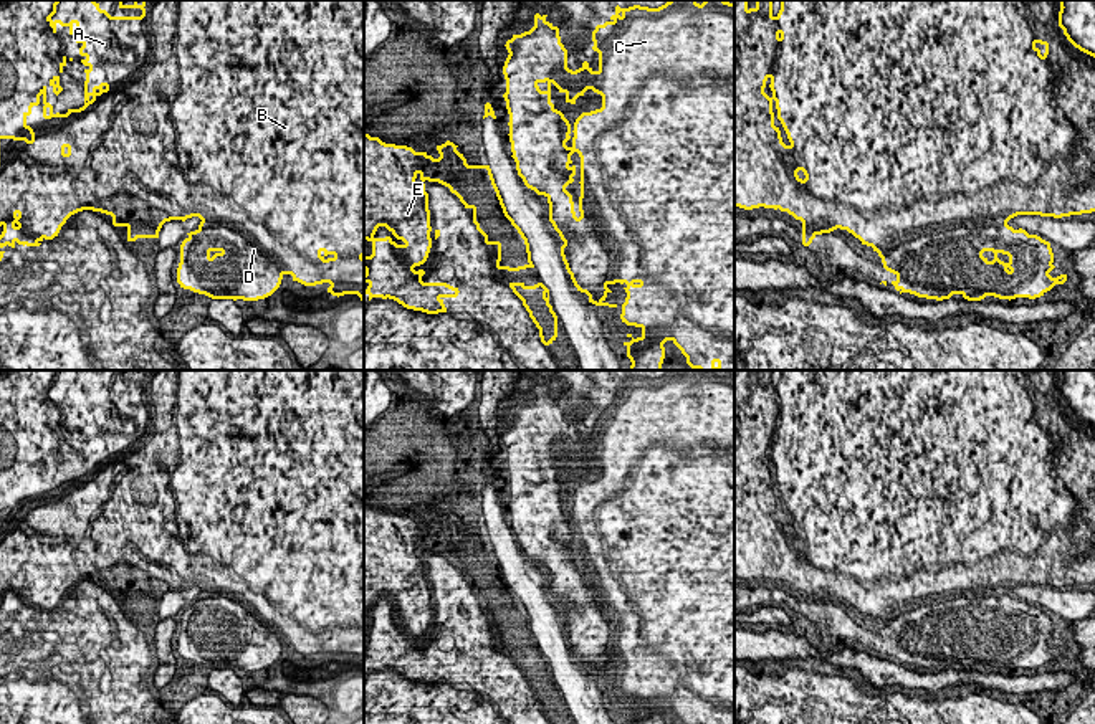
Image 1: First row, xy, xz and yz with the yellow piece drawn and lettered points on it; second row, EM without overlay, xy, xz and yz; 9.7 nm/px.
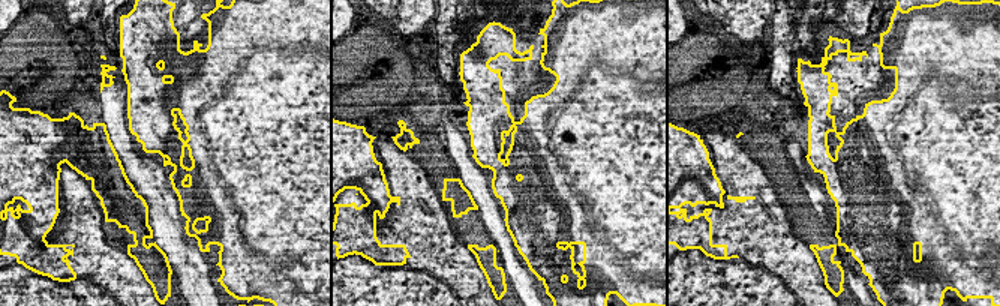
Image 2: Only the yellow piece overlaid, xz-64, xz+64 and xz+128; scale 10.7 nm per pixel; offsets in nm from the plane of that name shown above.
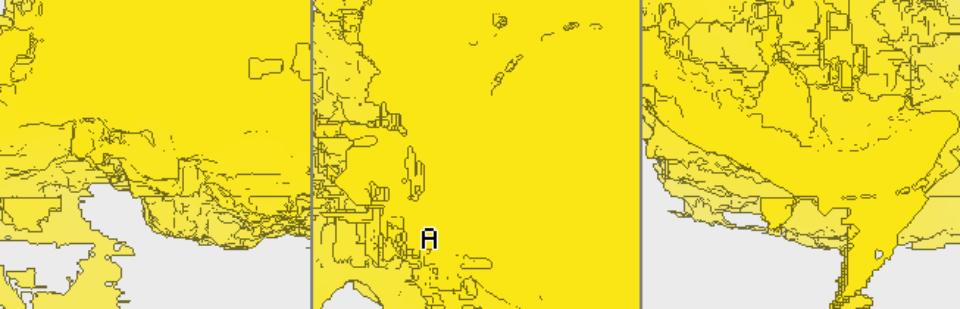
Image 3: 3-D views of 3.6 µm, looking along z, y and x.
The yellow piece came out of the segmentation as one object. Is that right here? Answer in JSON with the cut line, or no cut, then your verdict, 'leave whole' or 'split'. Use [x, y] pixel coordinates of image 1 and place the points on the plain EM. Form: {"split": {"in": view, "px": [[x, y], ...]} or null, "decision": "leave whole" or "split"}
{"split": {"in": "yz", "px": [[1018, 600], [1014, 612], [985, 600], [923, 602], [877, 622]]}, "decision": "split"}

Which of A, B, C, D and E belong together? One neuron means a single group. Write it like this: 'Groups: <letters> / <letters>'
Groups: A B C E / D

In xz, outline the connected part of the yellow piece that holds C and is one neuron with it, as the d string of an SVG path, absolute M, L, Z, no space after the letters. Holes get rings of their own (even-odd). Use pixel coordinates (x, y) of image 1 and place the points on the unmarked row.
M668 370L665 375L658 377L658 379L648 379L648 377L640 377L640 375L634 375L629 379L620 379L619 375L615 377L615 383L610 387L609 392L605 392L604 395L597 395L595 400L592 402L592 412L594 417L592 420L599 423L599 440L594 441L587 431L582 433L582 436L576 441L567 438L567 420L564 418L564 415L561 413L561 407L559 407L559 398L554 397L552 393L549 393L546 390L548 385L534 385L534 397L529 402L524 402L521 405L513 405L511 410L506 412L506 420L508 420L508 428L504 431L503 436L503 445L506 450L506 463L503 464L504 471L506 471L506 479L509 484L509 512L511 512L511 522L513 522L513 529L516 532L516 541L518 545L523 549L524 555L531 560L534 560L538 565L544 565L548 569L549 574L549 592L552 593L554 600L559 603L561 610L564 612L564 615L561 617L561 626L562 631L566 635L567 643L571 645L572 653L594 653L594 638L587 638L582 636L582 623L579 617L571 617L569 613L572 612L572 605L579 602L579 588L576 587L574 582L574 572L572 572L572 565L566 560L566 557L569 554L574 552L574 545L576 545L576 536L571 531L571 526L574 522L579 524L581 527L581 569L579 569L579 582L581 582L581 574L587 574L589 575L589 585L586 587L586 590L591 593L589 602L587 602L587 608L599 608L604 617L605 622L609 625L609 641L605 646L605 653L607 655L627 655L624 660L627 663L625 673L622 674L622 684L620 689L622 693L625 693L627 696L635 696L635 698L642 698L642 699L660 699L665 706L665 711L672 711L680 721L681 724L734 724L734 374L729 374L726 370L705 370L701 375L696 370ZM551 456L556 456L559 460L559 463L566 464L566 473L576 474L576 469L579 466L584 466L584 463L587 460L592 460L594 463L602 466L602 478L591 481L591 483L582 483L576 493L571 496L569 491L564 488L564 484L561 481L557 481L554 478L554 474L551 473Z

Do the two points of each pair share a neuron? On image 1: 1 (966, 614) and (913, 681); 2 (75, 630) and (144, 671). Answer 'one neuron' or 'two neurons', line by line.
1: two neurons
2: one neuron

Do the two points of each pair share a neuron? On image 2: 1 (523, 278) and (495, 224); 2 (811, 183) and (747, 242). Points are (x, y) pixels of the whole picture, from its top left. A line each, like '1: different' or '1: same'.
1: same
2: different

